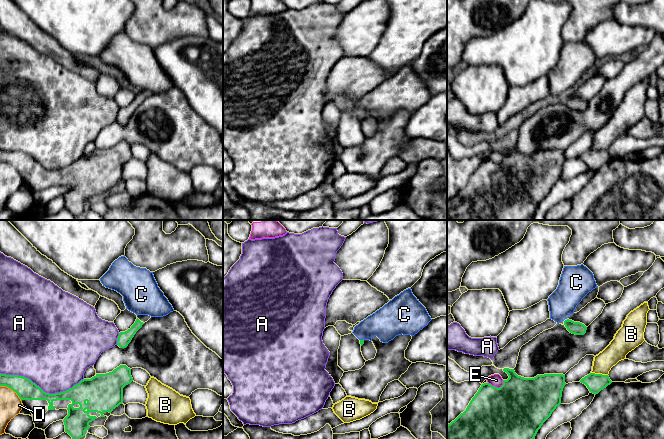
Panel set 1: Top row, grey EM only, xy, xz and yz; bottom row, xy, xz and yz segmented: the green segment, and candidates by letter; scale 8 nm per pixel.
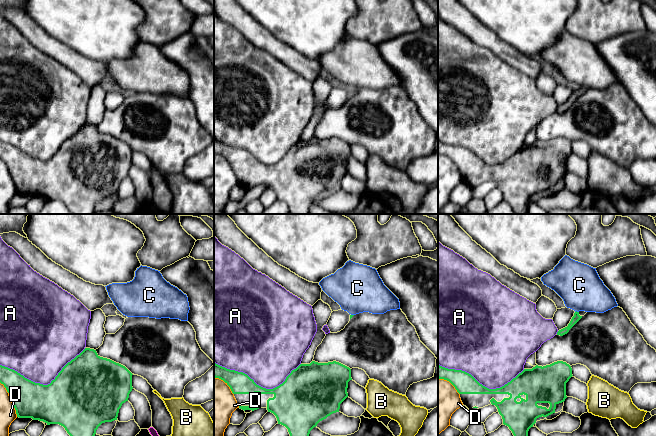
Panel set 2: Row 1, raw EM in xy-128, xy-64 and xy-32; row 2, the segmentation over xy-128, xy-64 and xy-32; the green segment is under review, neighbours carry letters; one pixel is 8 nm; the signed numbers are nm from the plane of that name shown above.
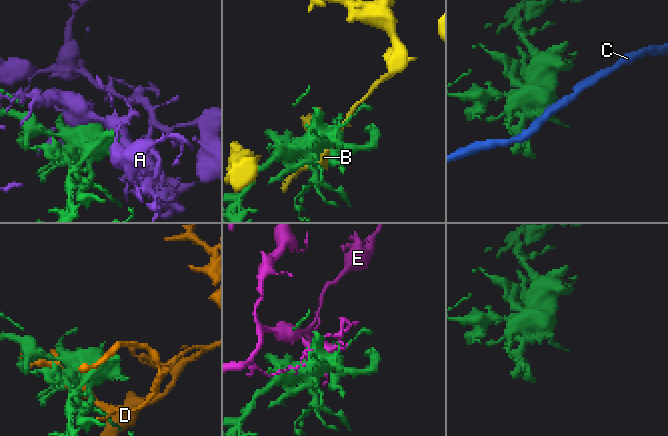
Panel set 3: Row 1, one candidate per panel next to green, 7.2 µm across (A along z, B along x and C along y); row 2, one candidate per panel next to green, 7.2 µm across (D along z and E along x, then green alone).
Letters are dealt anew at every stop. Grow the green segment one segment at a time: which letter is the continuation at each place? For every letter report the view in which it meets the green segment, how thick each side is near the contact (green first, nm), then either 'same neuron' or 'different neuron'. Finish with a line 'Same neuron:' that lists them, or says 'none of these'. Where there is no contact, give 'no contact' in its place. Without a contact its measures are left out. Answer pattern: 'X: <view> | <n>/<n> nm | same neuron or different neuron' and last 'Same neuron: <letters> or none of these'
A: xy | 160/480 nm | different neuron
B: yz | 150/160 nm | different neuron
C: xz | 30/260 nm | different neuron
D: xy | 160/180 nm | different neuron
E: yz | 460/100 nm | different neuron
Same neuron: none of these

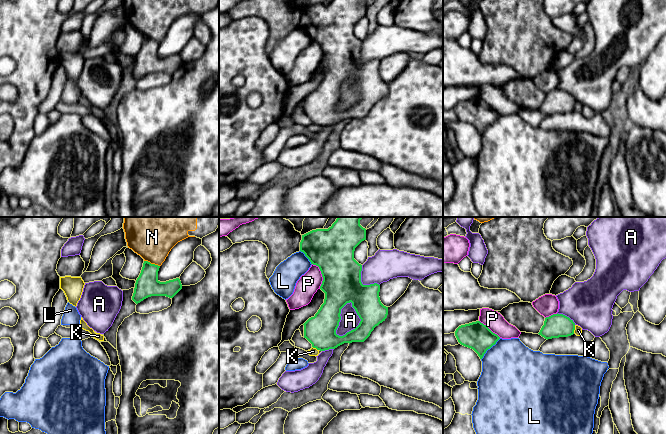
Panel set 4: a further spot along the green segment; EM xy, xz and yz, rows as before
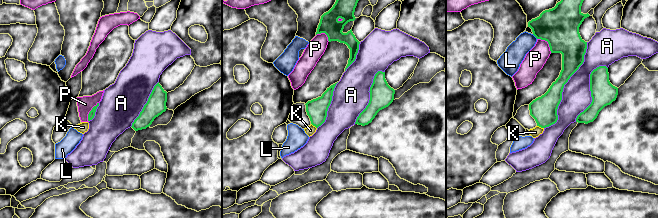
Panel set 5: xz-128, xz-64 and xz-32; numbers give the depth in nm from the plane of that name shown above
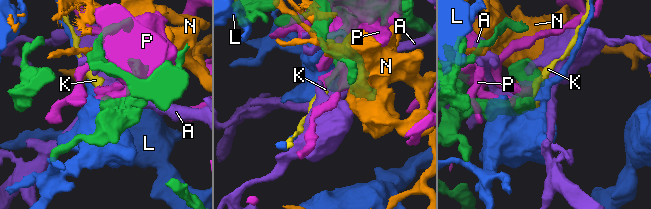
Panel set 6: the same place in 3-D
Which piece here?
A: xz | 280/150 nm | different neuron
K: yz | 190/60 nm | different neuron
L: yz | 220/460 nm | different neuron
N: xy | 190/400 nm | different neuron
P: xz | 360/170 nm | different neuron
Same neuron: none of these

